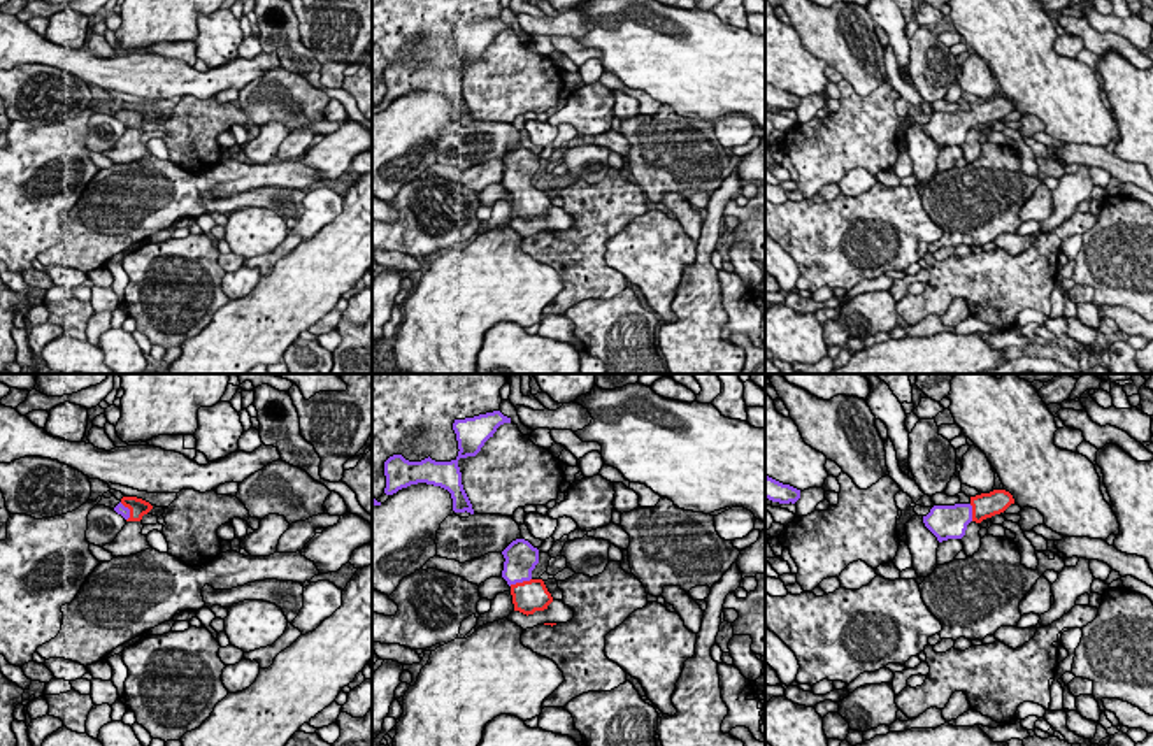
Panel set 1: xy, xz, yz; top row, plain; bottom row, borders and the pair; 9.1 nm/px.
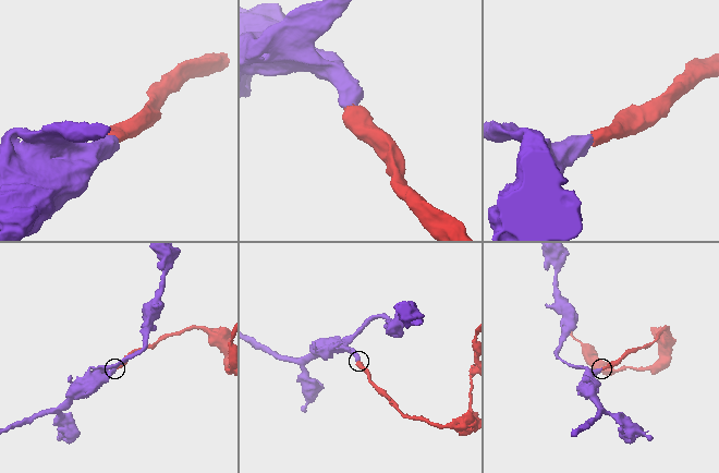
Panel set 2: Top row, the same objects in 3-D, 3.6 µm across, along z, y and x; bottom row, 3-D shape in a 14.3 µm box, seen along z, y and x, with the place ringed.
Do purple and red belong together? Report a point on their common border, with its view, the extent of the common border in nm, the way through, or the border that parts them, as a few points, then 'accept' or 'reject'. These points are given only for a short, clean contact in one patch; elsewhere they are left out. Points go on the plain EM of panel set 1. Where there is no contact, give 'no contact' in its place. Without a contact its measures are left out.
contact xz (520, 188); length 220 nm; way xz (520, 162), (520, 188), (532, 202); accept

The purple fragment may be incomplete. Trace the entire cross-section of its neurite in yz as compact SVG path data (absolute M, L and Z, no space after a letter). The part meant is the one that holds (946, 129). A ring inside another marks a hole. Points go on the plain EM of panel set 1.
M993 97L970 104L969 111L934 112L923 123L923 130L939 149L962 146L970 128L981 130L986 125L1004 119L1011 111L1014 111L1014 105L1009 98Z

